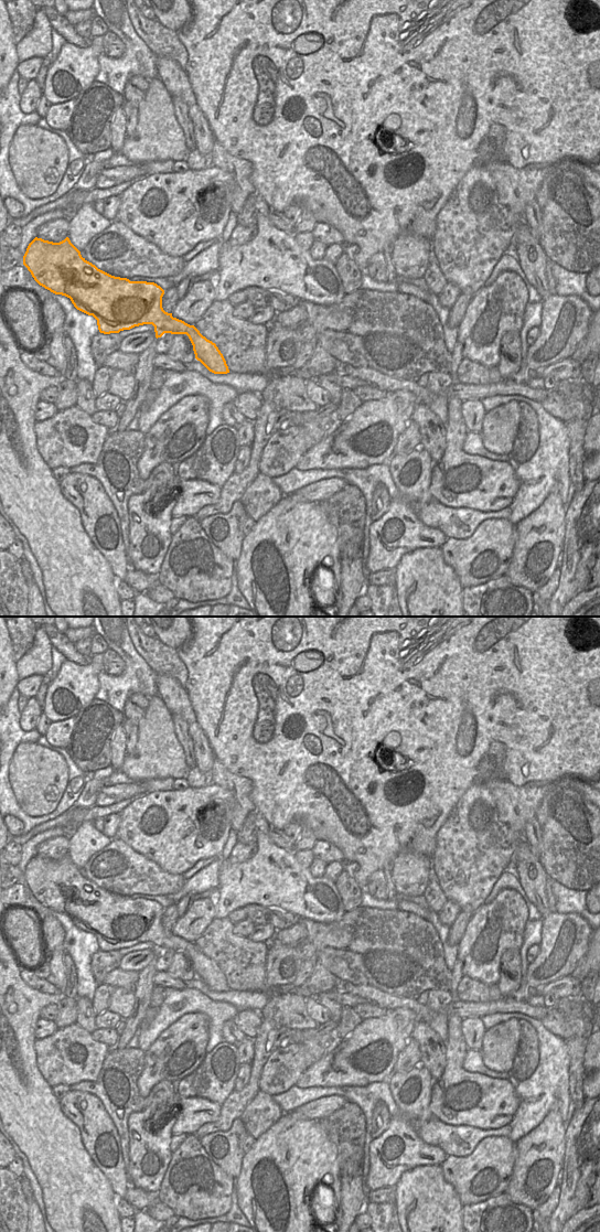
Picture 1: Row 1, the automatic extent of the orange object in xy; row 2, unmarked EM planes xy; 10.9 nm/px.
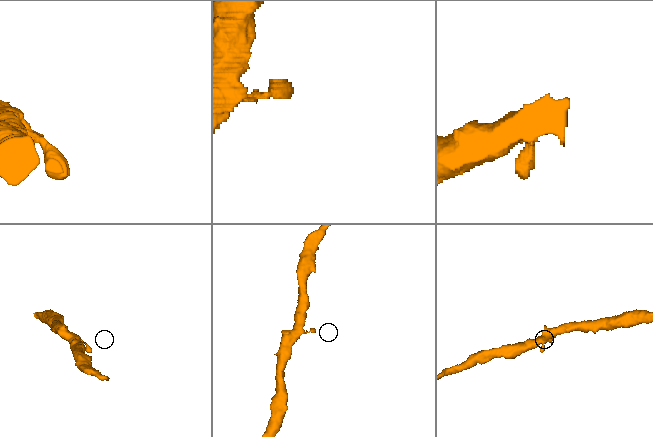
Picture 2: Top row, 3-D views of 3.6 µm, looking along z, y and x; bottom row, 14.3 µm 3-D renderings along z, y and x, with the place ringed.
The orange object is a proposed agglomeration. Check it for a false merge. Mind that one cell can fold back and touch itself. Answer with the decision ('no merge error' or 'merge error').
no merge error

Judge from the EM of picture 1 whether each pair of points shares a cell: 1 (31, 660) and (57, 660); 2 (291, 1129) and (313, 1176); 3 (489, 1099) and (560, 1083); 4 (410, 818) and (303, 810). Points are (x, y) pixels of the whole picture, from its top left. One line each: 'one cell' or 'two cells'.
1: two cells
2: one cell
3: two cells
4: one cell

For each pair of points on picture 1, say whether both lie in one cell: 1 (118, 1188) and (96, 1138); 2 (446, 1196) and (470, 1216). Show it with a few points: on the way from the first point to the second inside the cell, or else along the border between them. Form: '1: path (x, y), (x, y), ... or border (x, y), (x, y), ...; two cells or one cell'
1: path (117, 1176), (105, 1150); one cell
2: border (463, 1204), (461, 1220); two cells

